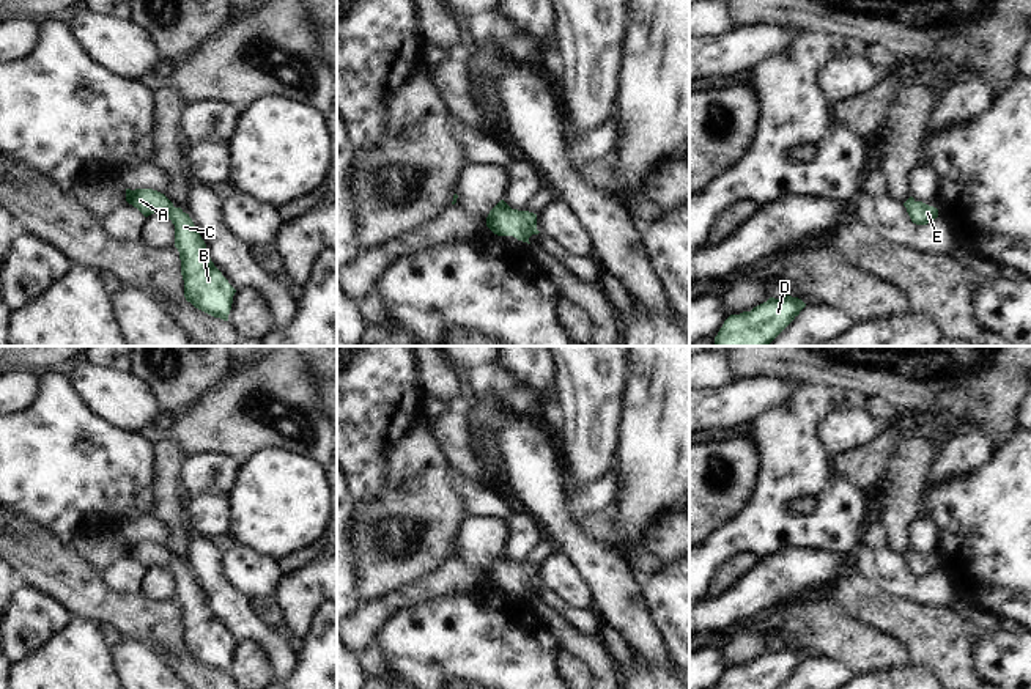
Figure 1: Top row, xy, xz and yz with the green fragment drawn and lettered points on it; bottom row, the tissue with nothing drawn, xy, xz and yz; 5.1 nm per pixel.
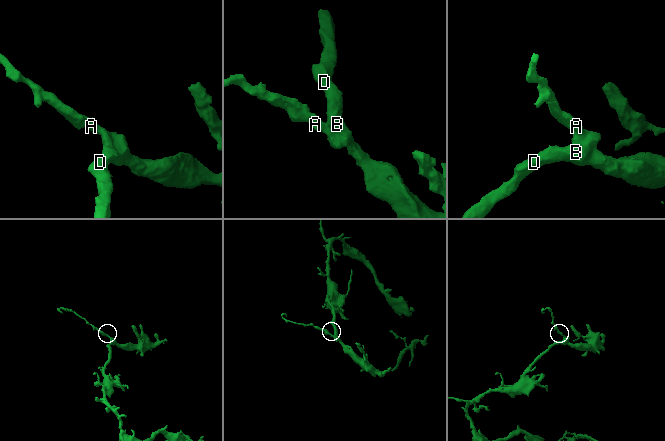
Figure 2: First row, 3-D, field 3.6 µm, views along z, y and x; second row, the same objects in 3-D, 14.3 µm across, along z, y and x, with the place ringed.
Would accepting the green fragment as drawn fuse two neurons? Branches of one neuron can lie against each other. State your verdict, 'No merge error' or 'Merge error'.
No merge error.

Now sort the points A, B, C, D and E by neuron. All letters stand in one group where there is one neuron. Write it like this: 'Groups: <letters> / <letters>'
Groups: A B C D E.

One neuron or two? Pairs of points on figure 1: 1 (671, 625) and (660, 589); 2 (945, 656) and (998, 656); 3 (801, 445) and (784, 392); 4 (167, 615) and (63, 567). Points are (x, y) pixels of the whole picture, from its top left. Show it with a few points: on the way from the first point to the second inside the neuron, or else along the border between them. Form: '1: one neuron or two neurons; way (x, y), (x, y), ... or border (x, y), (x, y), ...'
1: one neuron; way (671, 615), (669, 598)
2: two neurons; border (971, 642), (971, 666), (976, 672)
3: two neurons; border (800, 387), (784, 401), (764, 411), (756, 419)
4: one neuron; way (142, 615), (106, 607), (88, 592)

